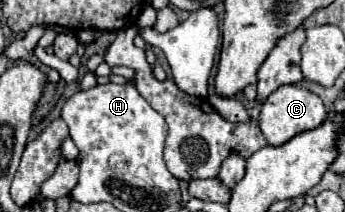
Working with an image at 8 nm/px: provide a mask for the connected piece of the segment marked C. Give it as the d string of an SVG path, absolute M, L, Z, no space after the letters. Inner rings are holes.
M281 85L261 105L259 127L271 145L283 145L287 139L295 137L297 133L319 127L325 119L327 119L327 109L325 109L323 101L319 99L319 95L315 95L309 89L303 89L299 85Z

